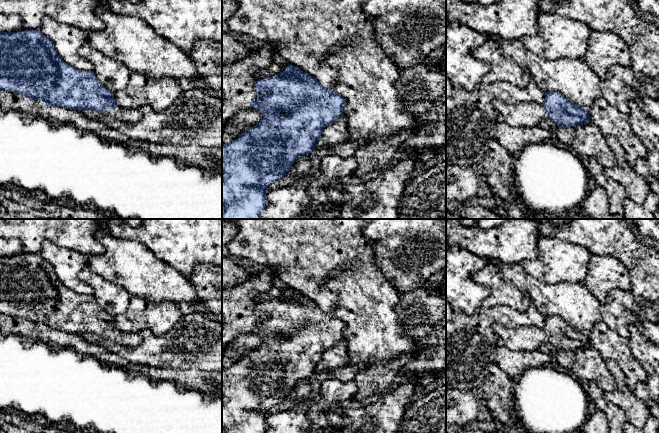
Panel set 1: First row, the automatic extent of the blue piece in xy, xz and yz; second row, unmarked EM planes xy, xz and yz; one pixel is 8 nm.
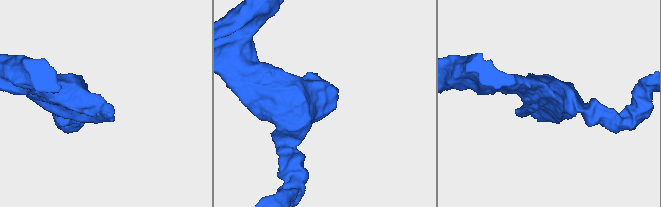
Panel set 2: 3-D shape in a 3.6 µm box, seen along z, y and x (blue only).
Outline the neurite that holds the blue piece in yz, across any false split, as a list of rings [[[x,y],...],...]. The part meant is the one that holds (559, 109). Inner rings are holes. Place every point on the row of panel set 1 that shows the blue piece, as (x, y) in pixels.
[[[554,91],[545,92],[542,105],[535,102],[509,104],[501,100],[494,100],[493,105],[496,112],[500,113],[509,125],[515,127],[535,127],[545,118],[564,127],[590,122],[588,110]]]

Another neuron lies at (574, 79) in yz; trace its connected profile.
[[[487,35],[486,39],[494,40],[506,56],[526,66],[543,92],[557,92],[586,110],[595,100],[603,98],[624,114],[629,114],[628,103],[634,99],[650,117],[659,121],[659,100],[648,96],[630,66],[613,65],[607,78],[601,79],[583,58],[548,61],[528,51],[522,39],[507,40],[493,35]]]

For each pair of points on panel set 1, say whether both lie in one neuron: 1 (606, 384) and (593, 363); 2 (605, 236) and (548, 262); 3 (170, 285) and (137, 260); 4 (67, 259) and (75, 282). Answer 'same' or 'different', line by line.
1: same
2: different
3: same
4: same

